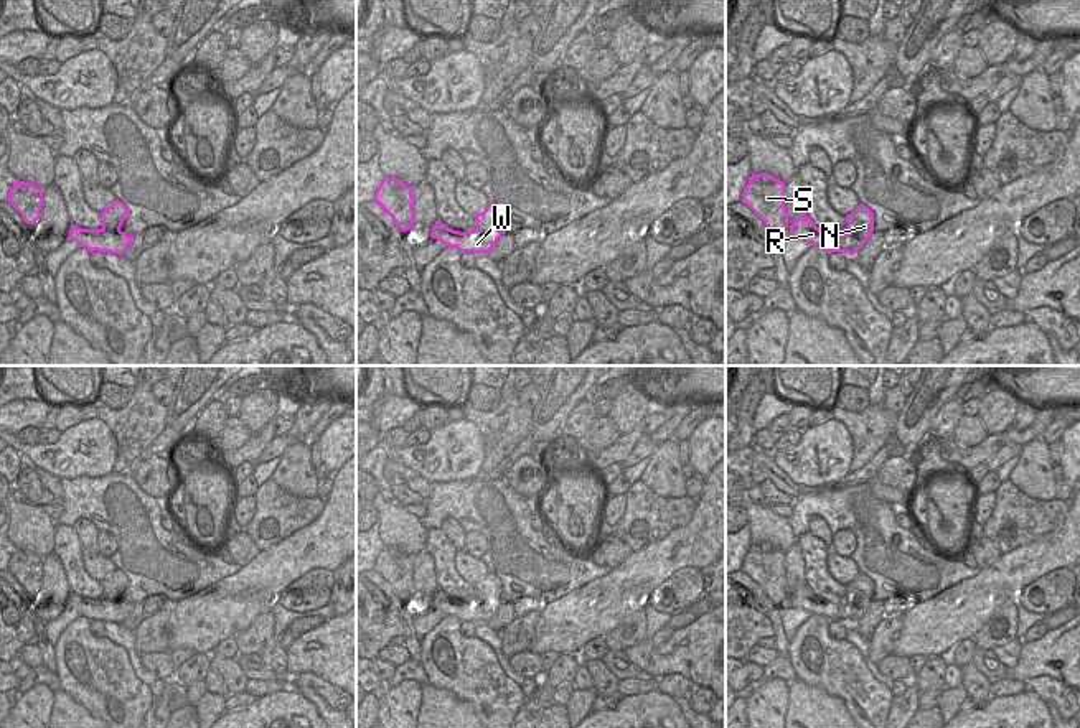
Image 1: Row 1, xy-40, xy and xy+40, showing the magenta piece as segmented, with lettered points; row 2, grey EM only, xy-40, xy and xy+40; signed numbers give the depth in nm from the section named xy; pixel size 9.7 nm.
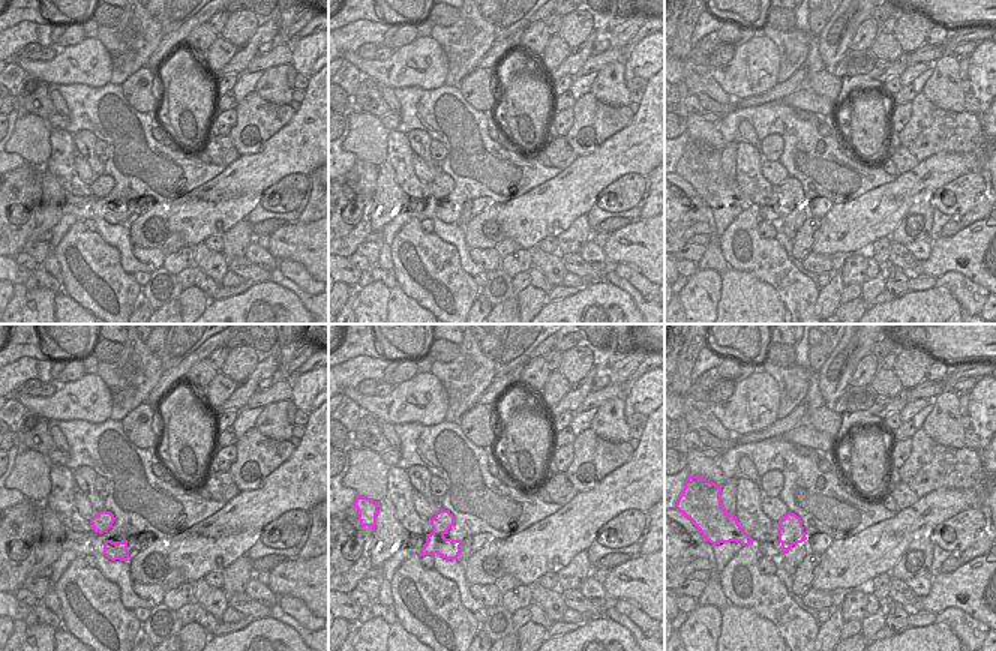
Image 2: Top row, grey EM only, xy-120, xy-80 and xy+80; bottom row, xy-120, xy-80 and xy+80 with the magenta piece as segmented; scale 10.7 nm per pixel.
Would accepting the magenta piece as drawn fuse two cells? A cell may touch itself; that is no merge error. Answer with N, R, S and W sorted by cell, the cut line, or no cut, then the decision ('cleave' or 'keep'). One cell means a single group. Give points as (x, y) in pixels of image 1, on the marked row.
groups N / R S W; cut xy (477, 223), (493, 246); cleave

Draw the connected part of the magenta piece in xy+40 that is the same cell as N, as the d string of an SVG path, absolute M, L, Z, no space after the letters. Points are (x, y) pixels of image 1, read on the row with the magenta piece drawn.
M859 204L851 214L846 216L846 222L848 234L854 234L856 239L866 244L874 231L874 212L867 206Z

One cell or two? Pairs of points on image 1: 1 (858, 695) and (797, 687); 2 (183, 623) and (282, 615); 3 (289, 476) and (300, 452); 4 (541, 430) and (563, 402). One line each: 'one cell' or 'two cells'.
1: two cells
2: two cells
3: one cell
4: one cell

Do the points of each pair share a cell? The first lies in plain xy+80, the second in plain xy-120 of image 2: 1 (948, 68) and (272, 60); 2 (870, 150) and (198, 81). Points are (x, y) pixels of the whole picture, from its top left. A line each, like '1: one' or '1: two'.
1: two
2: one

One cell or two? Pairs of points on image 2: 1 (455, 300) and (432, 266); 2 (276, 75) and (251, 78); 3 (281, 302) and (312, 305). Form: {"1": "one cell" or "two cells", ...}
{"1": "one cell", "2": "two cells", "3": "two cells"}

